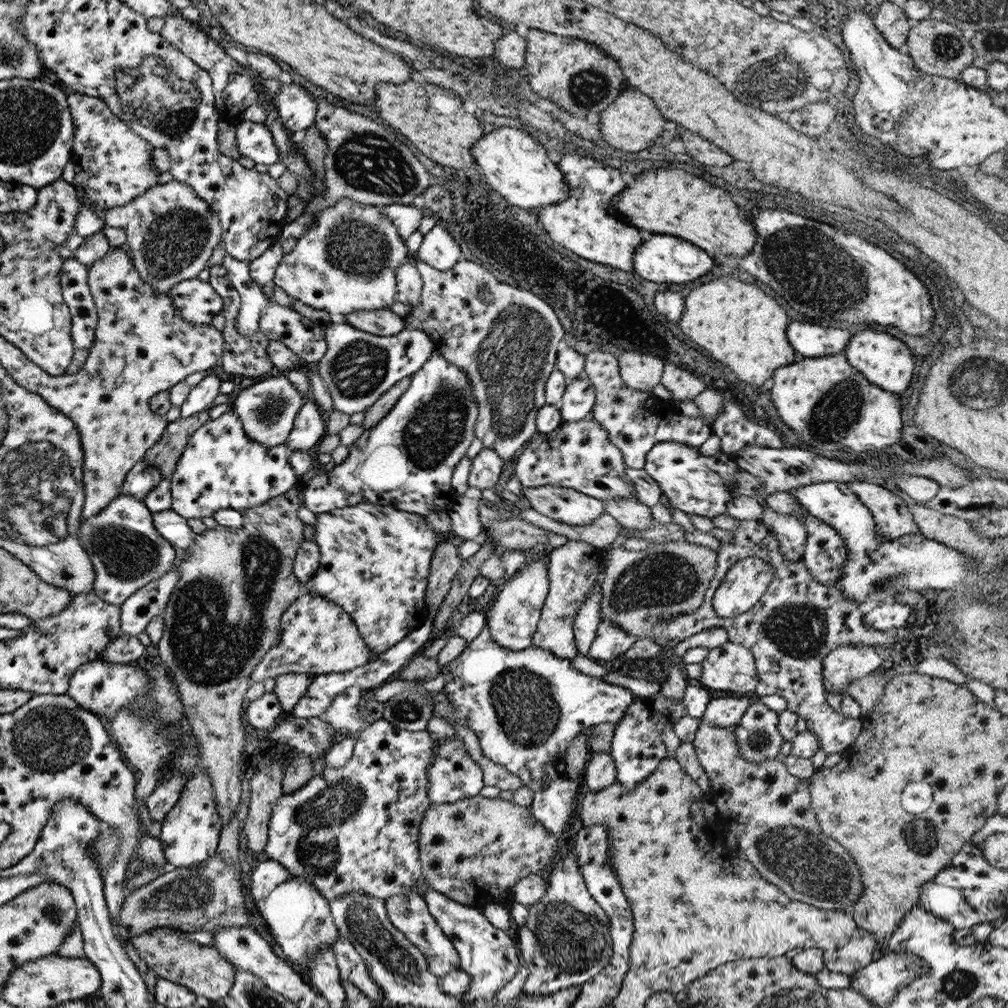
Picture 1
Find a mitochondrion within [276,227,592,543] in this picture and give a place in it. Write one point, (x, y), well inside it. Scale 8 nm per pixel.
(512, 356)

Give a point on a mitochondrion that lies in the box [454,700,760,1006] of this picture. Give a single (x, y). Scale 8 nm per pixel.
(569, 937)

